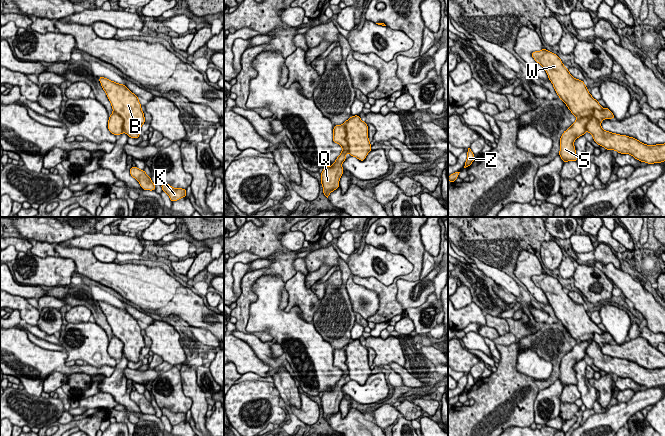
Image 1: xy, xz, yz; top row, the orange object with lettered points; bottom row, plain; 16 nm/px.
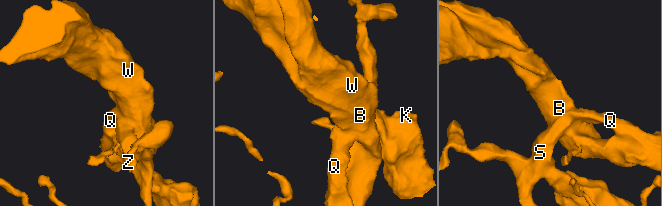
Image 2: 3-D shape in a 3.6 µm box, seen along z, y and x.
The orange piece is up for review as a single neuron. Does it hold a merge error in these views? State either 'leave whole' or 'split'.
leave whole

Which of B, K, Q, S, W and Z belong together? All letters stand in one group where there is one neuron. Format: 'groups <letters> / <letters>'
groups B K Q S W Z

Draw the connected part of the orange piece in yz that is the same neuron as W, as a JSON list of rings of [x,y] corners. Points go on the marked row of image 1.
[[[546,50],[532,52],[535,61],[543,66],[560,99],[567,105],[577,120],[560,139],[559,155],[563,162],[577,161],[574,141],[588,131],[594,141],[607,150],[630,154],[648,164],[665,161],[665,144],[646,145],[635,138],[605,131],[601,127],[604,119],[615,119],[608,108],[602,106],[588,92],[584,82],[575,79],[560,58]]]

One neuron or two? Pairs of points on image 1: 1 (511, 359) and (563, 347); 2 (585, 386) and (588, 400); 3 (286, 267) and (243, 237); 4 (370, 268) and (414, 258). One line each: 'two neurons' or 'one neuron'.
1: one neuron
2: one neuron
3: two neurons
4: two neurons

